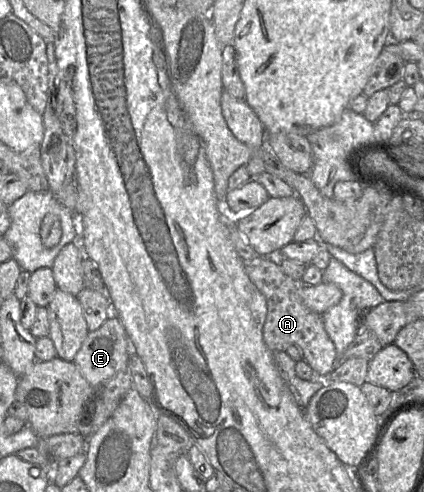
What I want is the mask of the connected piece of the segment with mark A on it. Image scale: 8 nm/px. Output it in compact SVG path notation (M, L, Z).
M277 255L276 257L259 256L254 261L246 263L247 273L250 280L266 299L267 313L263 325L264 342L272 352L286 351L288 346L297 345L303 352L303 360L310 365L315 376L318 378L326 378L337 366L337 355L334 343L324 328L322 316L309 310L302 302L299 295L299 289L301 285L306 284L286 275L280 266L280 260L280 255Z

